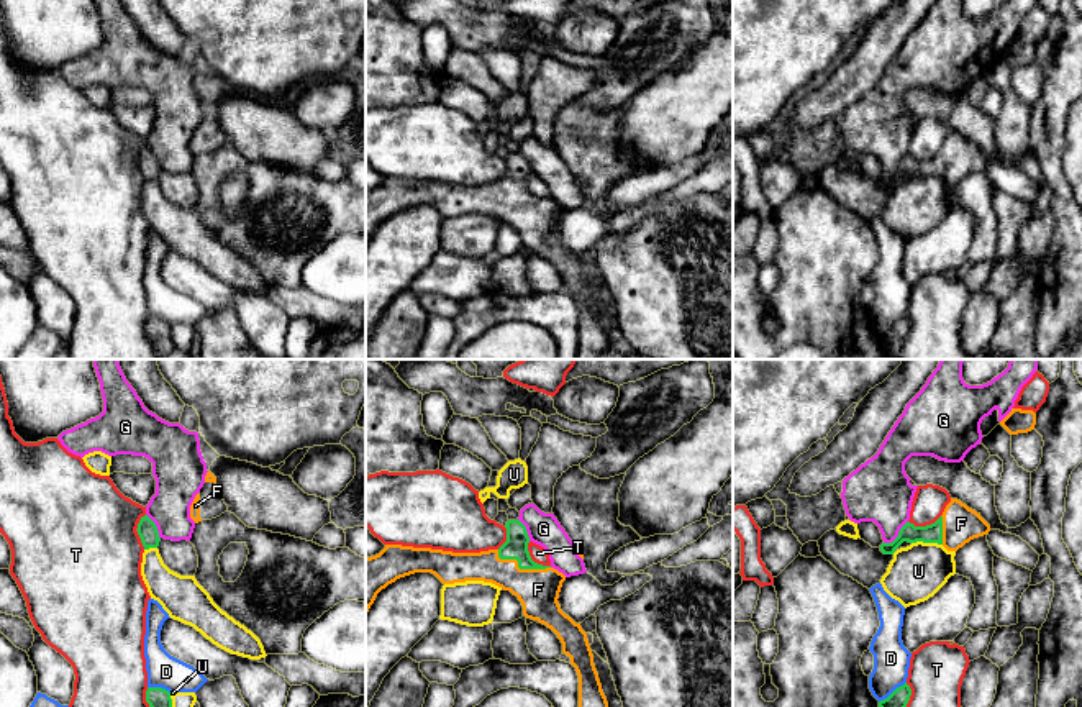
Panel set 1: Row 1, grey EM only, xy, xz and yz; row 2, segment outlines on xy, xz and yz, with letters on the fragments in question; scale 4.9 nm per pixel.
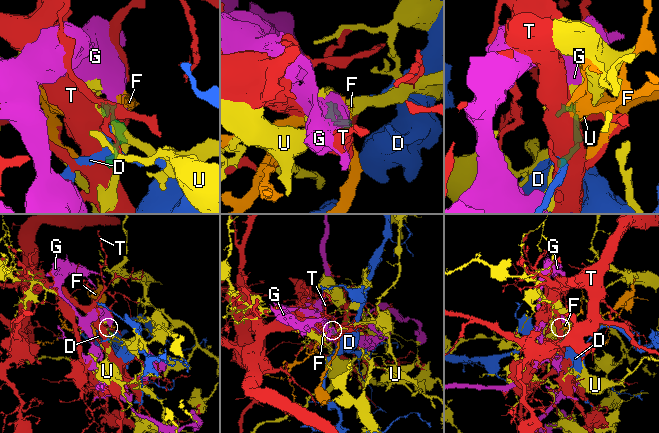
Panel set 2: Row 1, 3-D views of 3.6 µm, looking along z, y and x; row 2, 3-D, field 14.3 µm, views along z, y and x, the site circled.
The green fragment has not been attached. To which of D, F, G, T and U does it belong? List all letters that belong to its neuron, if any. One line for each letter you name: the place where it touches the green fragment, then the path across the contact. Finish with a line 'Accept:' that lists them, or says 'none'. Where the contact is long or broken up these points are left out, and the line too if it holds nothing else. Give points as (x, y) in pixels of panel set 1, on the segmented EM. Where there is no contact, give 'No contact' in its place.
F: Touches green at xz (520, 568). Path across: xz (515, 547), (515, 560), (520, 568), (538, 589)
Accept: F

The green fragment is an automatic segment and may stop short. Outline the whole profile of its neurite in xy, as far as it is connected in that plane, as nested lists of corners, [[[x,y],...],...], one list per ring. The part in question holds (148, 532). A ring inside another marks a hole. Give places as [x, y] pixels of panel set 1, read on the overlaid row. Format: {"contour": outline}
{"contour": [[[148,515],[141,517],[138,523],[138,535],[141,538],[144,550],[159,546],[161,538],[157,527]]]}

